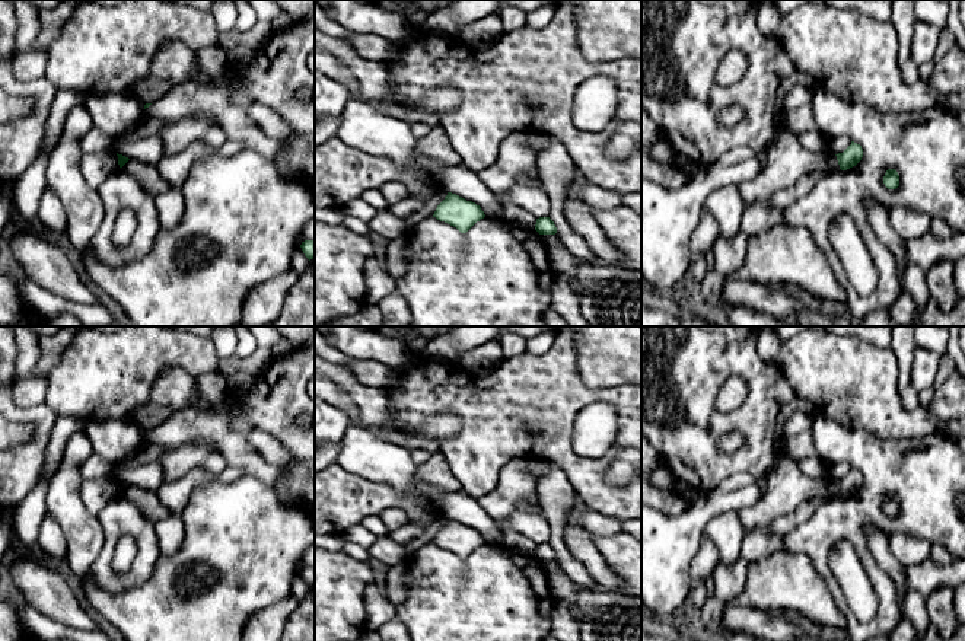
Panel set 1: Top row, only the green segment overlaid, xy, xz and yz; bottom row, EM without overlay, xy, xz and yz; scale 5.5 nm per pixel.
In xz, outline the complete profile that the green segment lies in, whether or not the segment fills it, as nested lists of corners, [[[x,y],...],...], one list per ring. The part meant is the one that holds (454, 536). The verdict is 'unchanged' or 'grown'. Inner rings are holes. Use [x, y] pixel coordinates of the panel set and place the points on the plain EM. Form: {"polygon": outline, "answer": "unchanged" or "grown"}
{"polygon": [[[448,519],[445,526],[437,532],[433,543],[456,554],[461,559],[466,559],[485,540],[475,529]]], "answer": "unchanged"}

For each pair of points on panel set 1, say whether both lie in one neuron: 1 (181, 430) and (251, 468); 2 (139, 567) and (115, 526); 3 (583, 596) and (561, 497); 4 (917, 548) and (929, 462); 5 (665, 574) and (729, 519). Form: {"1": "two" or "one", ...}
{"1": "one", "2": "one", "3": "two", "4": "two", "5": "two"}

